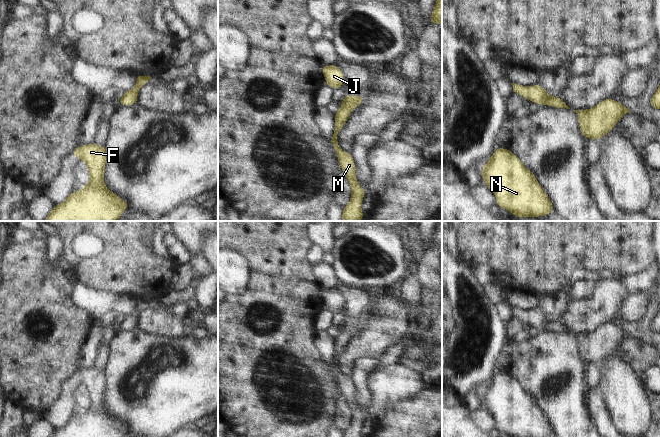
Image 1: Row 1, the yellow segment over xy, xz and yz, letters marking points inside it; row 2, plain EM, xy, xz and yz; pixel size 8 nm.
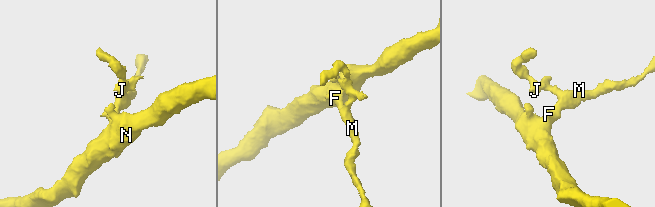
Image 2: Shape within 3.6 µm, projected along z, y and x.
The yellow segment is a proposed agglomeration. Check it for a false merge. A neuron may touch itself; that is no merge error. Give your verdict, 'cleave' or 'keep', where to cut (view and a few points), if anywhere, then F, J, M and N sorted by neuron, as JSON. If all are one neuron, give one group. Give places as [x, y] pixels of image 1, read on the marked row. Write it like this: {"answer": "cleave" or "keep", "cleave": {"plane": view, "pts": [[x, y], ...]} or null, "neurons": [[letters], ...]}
{"answer": "keep", "cleave": null, "neurons": [["F", "J", "M", "N"]]}

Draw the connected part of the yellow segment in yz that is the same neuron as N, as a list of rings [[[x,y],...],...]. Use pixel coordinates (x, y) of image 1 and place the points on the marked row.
[[[496,148],[489,162],[481,169],[483,174],[484,184],[489,187],[497,199],[497,205],[499,208],[507,209],[515,217],[538,217],[547,216],[551,211],[554,211],[553,204],[549,200],[548,196],[539,186],[539,183],[535,175],[529,171],[520,159],[515,156],[509,149]]]

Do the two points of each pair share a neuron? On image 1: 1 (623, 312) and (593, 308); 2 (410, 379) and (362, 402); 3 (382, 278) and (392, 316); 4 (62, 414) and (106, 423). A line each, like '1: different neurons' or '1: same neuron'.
1: different neurons
2: different neurons
3: different neurons
4: same neuron

